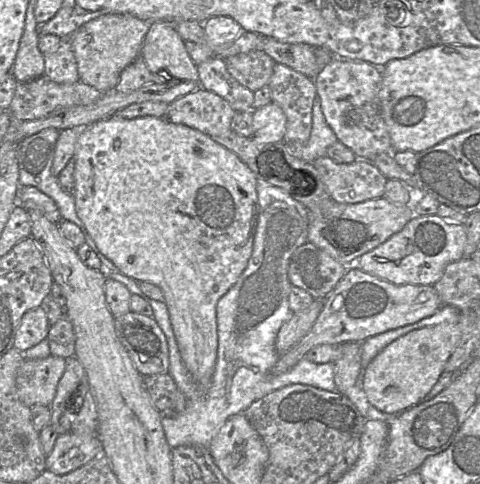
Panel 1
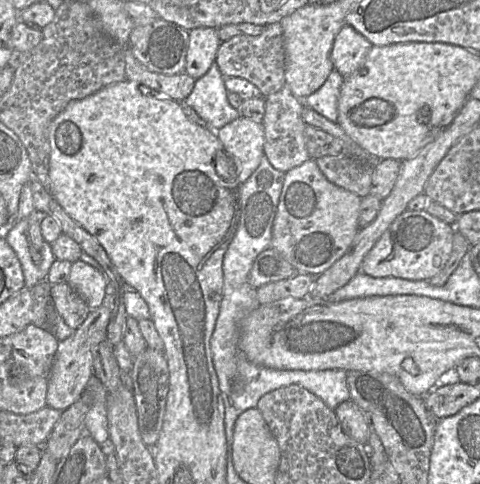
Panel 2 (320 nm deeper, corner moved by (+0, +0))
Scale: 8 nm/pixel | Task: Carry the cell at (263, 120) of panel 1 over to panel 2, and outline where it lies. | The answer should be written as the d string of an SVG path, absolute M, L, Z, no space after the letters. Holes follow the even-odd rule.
M240 116L224 127L215 130L236 166L236 182L244 183L259 166L264 156L265 131L263 123Z

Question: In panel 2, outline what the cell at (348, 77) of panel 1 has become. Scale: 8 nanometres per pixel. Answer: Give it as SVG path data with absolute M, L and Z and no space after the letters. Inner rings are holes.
M345 24L336 35L330 54L334 70L343 78L349 77L363 64L372 46L367 38Z

